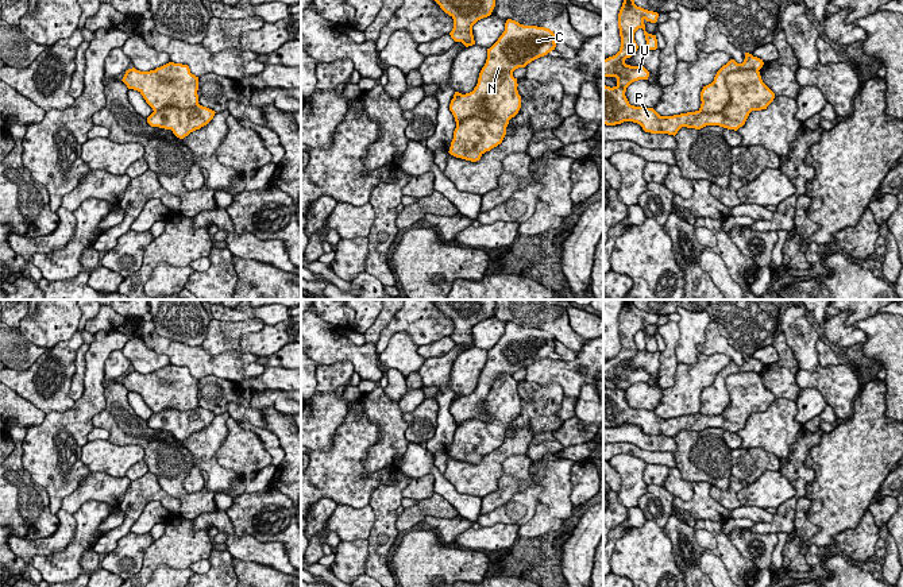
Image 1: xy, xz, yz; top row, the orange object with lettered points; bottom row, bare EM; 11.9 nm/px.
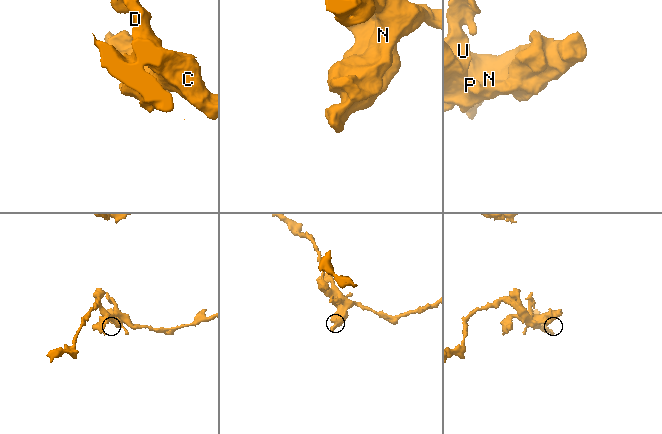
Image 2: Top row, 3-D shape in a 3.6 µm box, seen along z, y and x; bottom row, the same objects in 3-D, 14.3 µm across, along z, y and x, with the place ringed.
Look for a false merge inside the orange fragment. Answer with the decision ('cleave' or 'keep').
cleave

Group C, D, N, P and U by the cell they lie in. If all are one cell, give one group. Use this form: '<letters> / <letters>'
C D N U / P

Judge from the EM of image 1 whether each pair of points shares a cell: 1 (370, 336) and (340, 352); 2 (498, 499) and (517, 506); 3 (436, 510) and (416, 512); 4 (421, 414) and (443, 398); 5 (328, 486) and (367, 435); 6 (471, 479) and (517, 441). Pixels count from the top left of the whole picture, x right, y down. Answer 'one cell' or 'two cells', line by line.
1: two cells
2: two cells
3: one cell
4: two cells
5: one cell
6: one cell

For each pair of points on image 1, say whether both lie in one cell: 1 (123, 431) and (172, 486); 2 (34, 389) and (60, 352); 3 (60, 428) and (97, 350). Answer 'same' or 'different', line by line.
1: same
2: same
3: same

